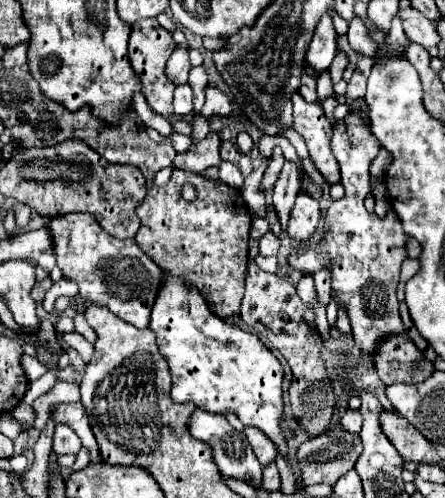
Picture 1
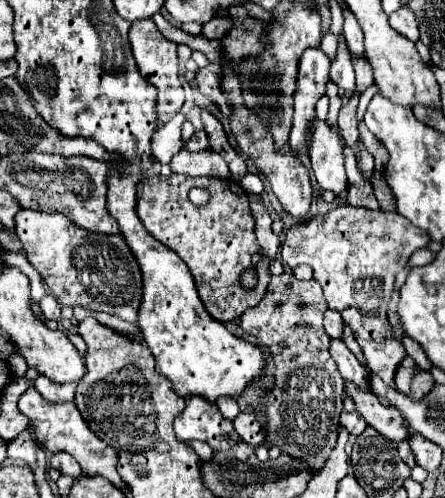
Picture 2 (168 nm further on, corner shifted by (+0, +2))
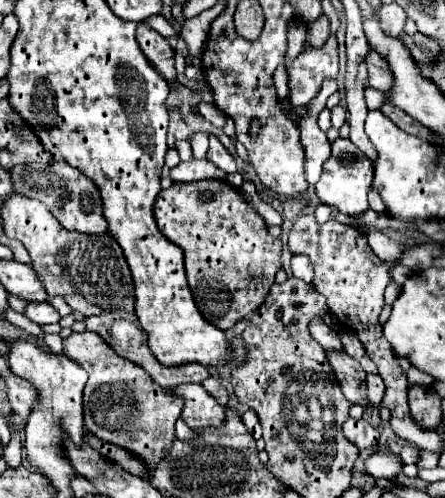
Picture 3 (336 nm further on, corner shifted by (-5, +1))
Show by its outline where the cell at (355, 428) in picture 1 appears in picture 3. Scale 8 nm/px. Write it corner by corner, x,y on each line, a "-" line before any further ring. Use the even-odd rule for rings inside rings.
348,419
342,425
342,433
350,443
354,443
358,449
374,447
378,443
378,429
374,429
368,421
364,419

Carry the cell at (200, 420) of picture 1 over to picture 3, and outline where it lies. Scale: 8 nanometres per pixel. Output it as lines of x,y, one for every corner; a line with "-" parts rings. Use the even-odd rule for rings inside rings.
186,383
168,389
172,395
182,397
182,419
188,427
194,431
200,431
204,427
220,427
224,425
224,407
216,403
212,395
204,391
200,383

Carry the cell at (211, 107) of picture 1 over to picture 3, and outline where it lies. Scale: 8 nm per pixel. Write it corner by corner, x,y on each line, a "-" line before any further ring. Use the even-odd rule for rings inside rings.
210,135
210,149
206,153
206,159
210,163
214,163
218,169
222,169
224,173
234,173
236,171
234,157
224,149
224,145
214,135

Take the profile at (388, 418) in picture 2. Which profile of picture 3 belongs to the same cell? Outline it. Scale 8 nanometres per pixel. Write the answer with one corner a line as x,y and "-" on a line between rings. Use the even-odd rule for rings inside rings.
330,351
328,361
330,361
330,367
332,367
346,399
350,403
360,403
362,407
366,407
368,405
366,403
366,385
364,385
366,373
360,367
360,363
344,351

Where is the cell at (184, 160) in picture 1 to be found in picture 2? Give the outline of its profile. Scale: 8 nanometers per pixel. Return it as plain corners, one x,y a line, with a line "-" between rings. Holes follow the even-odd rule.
183,148
179,154
173,156
173,172
187,174
187,176
215,176
215,178
229,178
229,168
223,156
215,150
199,150
189,152

